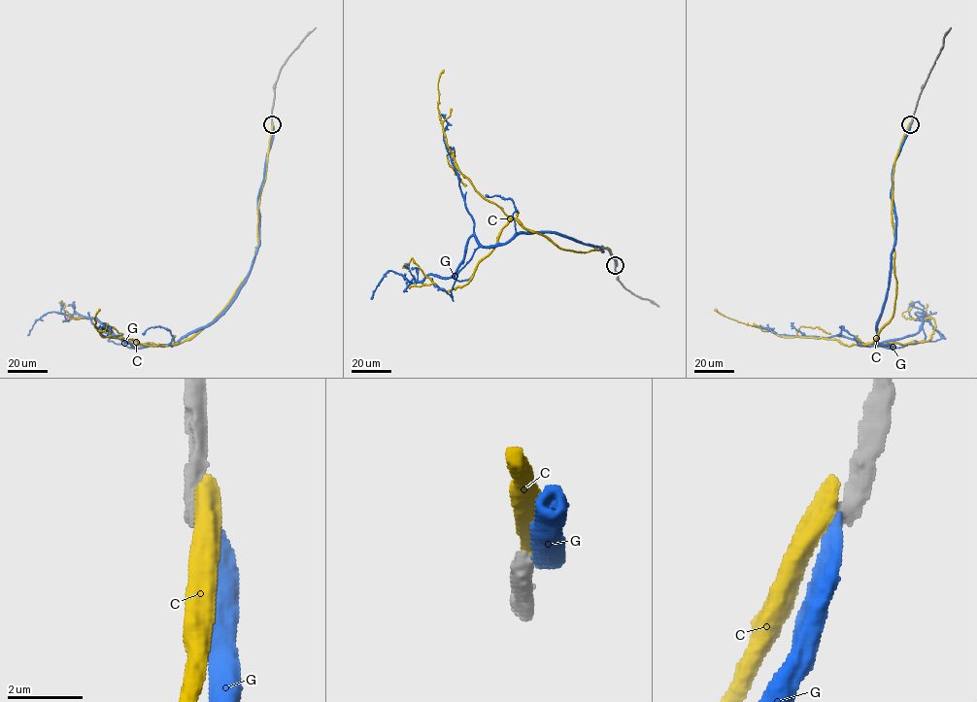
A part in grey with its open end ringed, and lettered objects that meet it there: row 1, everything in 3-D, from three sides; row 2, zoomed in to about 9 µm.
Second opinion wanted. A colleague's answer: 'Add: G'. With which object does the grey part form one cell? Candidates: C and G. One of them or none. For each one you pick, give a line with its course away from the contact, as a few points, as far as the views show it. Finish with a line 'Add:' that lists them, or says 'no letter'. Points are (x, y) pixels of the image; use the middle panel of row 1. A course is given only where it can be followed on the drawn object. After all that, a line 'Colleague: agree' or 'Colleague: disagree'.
Add: no letter
Colleague: disagree

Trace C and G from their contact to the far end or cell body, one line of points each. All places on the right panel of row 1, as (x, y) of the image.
C: (910, 123), (892, 174), (893, 315), (871, 342), (845, 345), (824, 338), (782, 337), (723, 316), (714, 309)
G: (910, 124), (892, 173), (895, 245), (877, 341), (915, 334), (926, 315), (916, 312), (943, 335)

